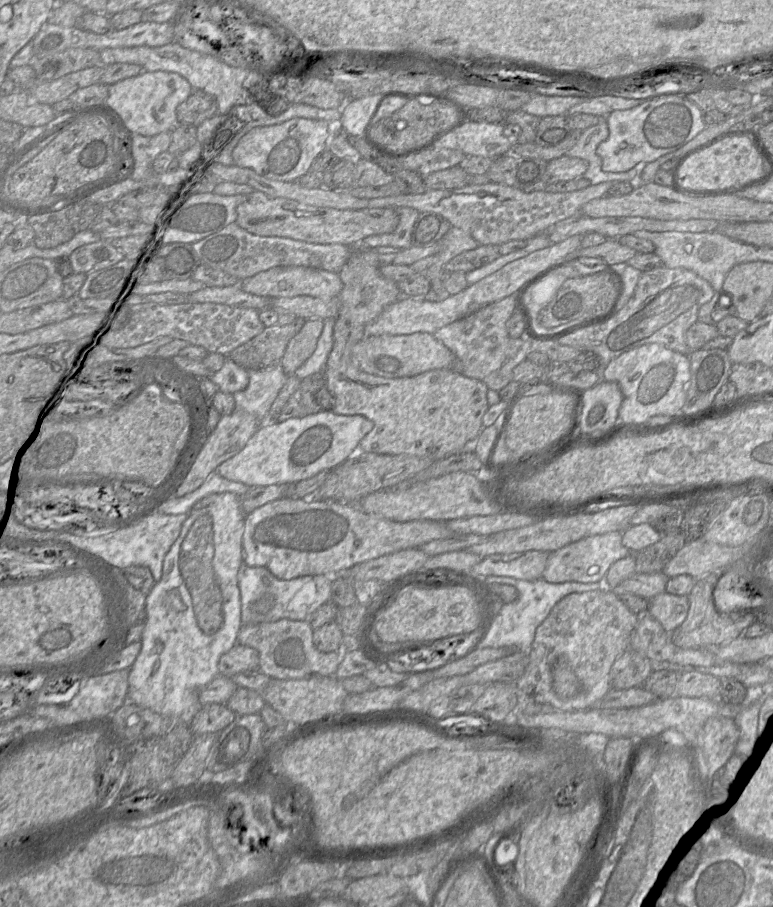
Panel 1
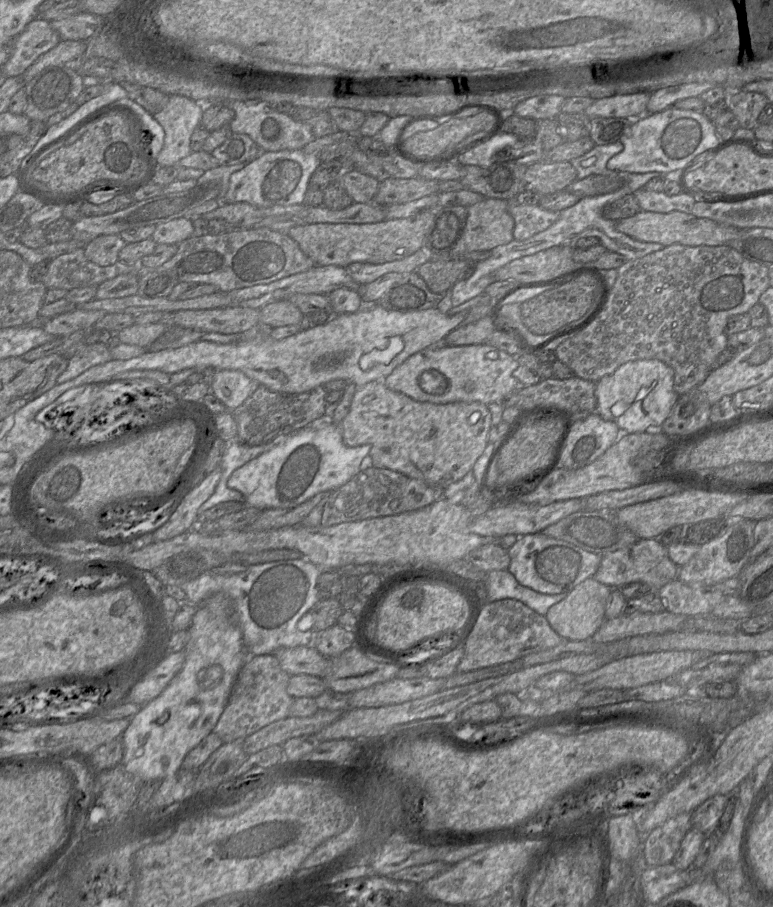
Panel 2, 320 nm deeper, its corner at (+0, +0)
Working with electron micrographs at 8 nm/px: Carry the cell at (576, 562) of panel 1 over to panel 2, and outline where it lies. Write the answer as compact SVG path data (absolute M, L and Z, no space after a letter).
M658 538L638 539L635 543L602 555L600 566L593 578L610 588L642 582L658 590L678 578L679 567L670 559L667 546Z

